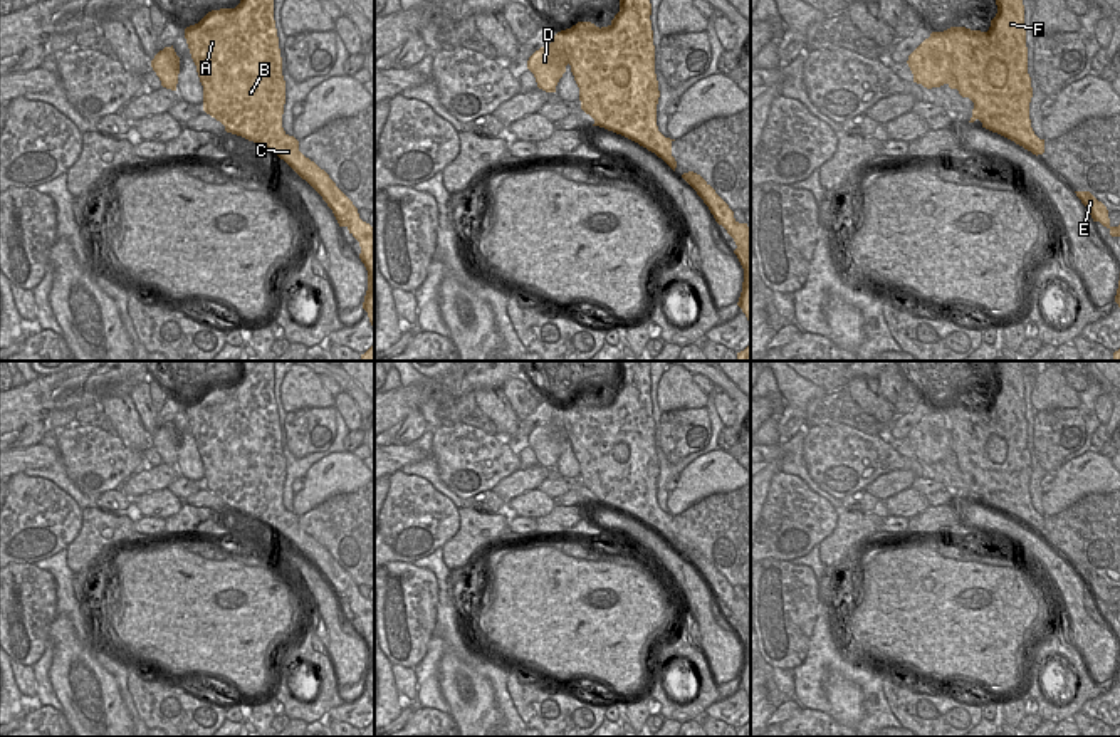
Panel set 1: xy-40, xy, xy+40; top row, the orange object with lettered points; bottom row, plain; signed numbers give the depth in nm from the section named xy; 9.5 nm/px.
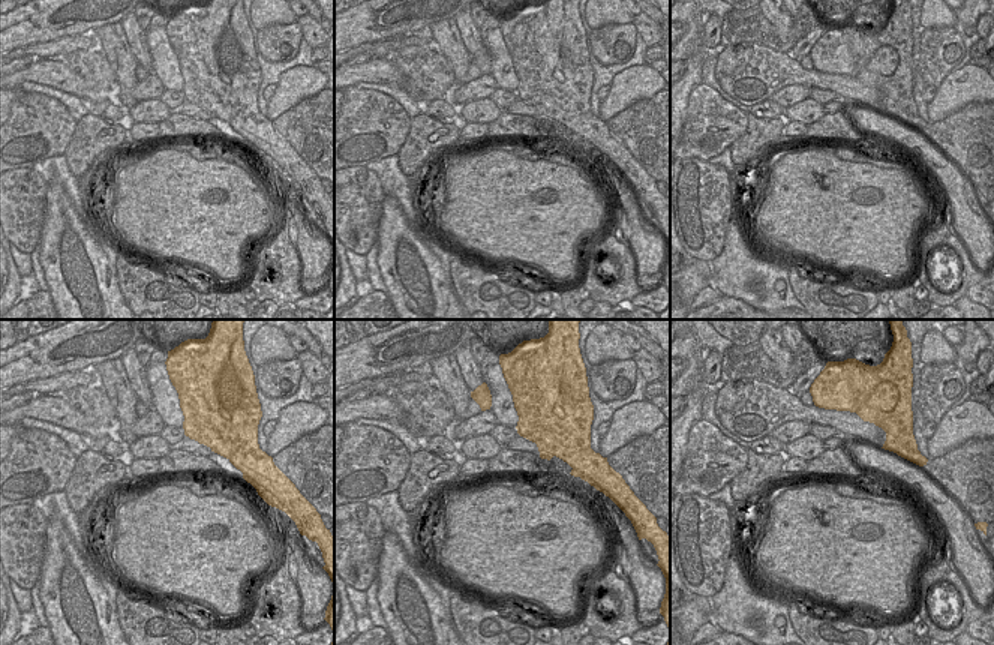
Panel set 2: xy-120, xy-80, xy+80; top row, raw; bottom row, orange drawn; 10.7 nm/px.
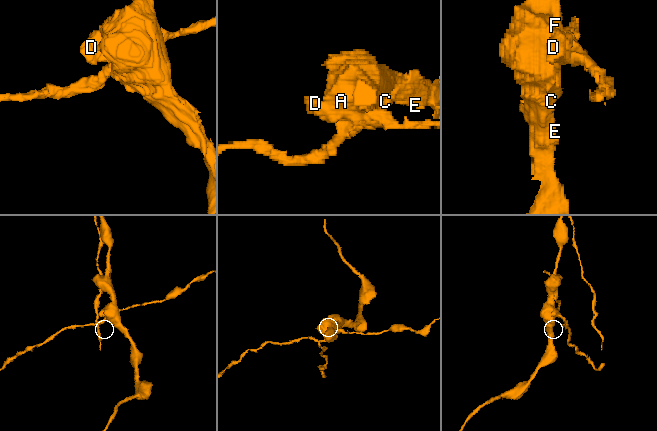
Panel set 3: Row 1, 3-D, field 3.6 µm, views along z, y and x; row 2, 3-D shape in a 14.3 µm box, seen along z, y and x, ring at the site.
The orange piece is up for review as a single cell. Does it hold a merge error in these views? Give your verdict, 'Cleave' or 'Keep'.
Cleave.

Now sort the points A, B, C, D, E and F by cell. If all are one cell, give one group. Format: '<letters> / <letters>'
A B C E F / D

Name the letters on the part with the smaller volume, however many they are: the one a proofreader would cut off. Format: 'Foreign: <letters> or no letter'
Foreign: D

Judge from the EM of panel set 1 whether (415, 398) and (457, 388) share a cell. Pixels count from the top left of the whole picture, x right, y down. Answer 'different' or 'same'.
same

